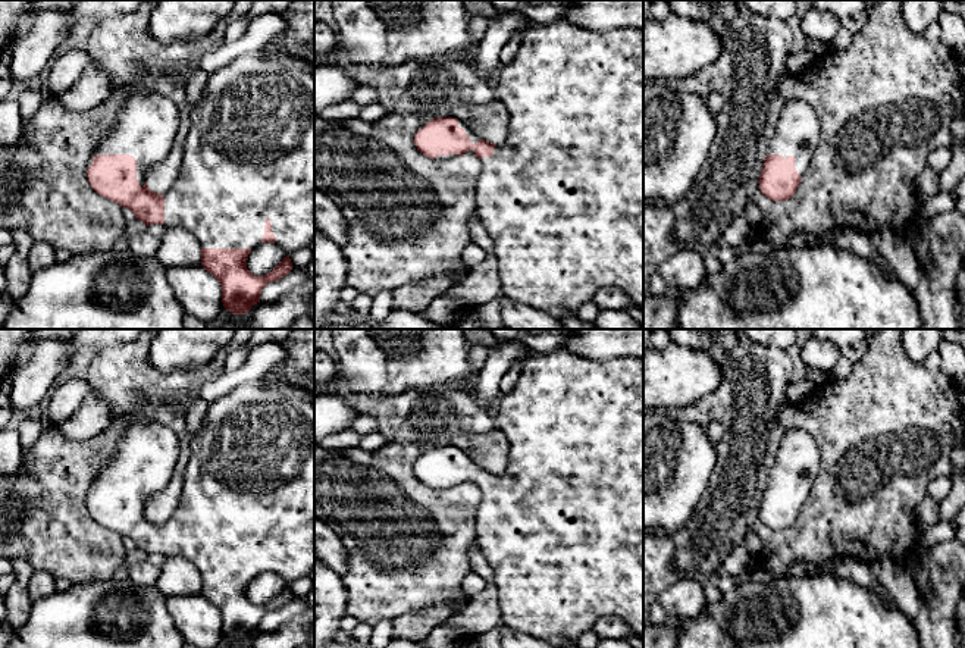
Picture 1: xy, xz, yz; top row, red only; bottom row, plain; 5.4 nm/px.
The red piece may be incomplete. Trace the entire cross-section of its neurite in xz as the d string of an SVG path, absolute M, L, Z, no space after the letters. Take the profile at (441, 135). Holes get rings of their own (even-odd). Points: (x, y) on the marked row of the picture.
M565 19L549 25L533 25L524 31L516 59L501 66L494 87L495 98L505 106L510 116L502 145L482 140L466 122L447 116L435 118L423 125L414 135L414 144L422 154L435 160L457 156L480 159L482 172L474 190L474 212L495 244L501 294L560 319L564 314L577 313L580 306L593 300L599 289L617 287L643 310L643 31L620 26L599 32Z

